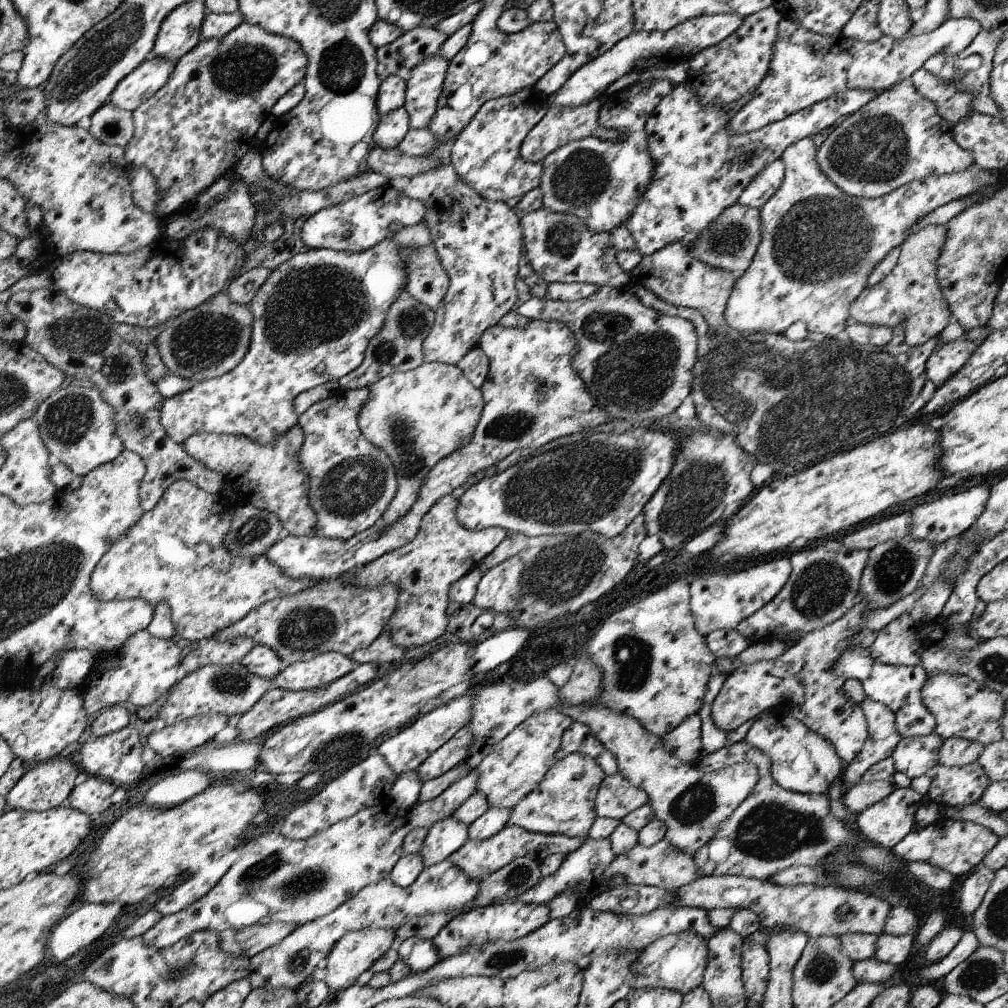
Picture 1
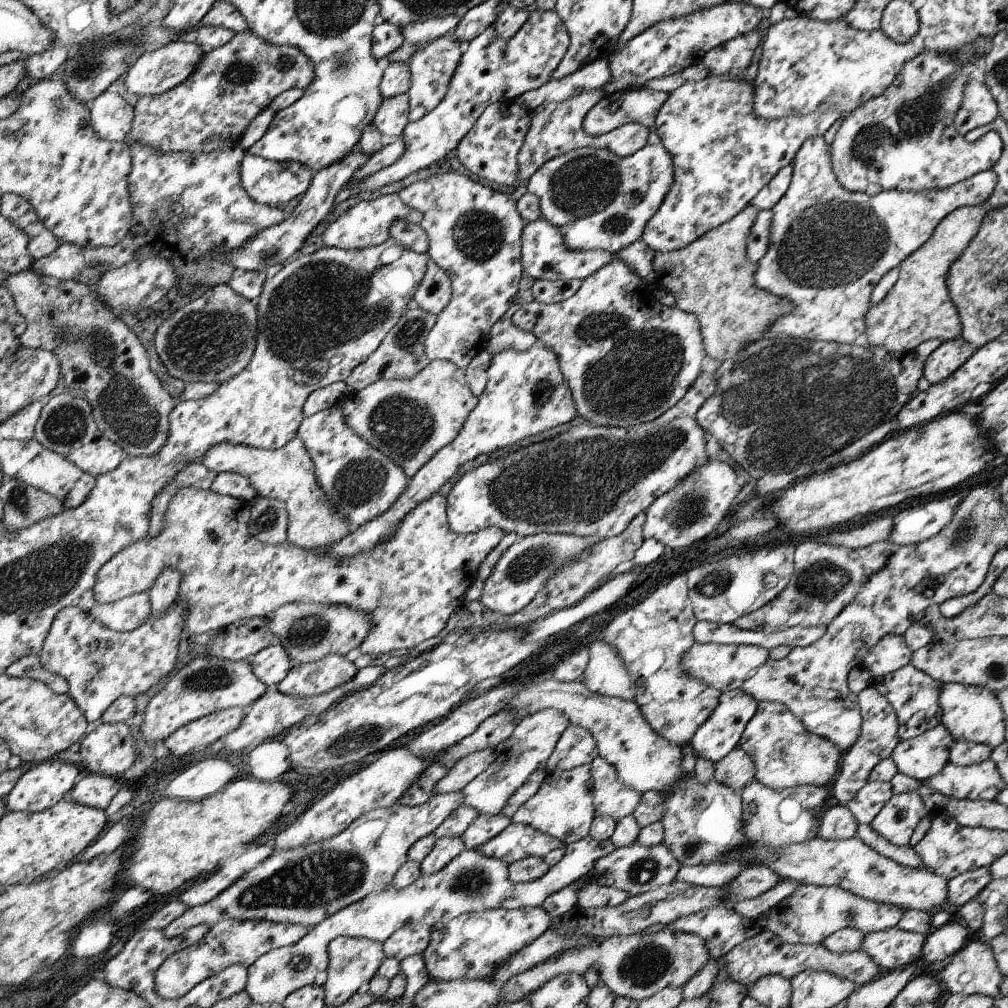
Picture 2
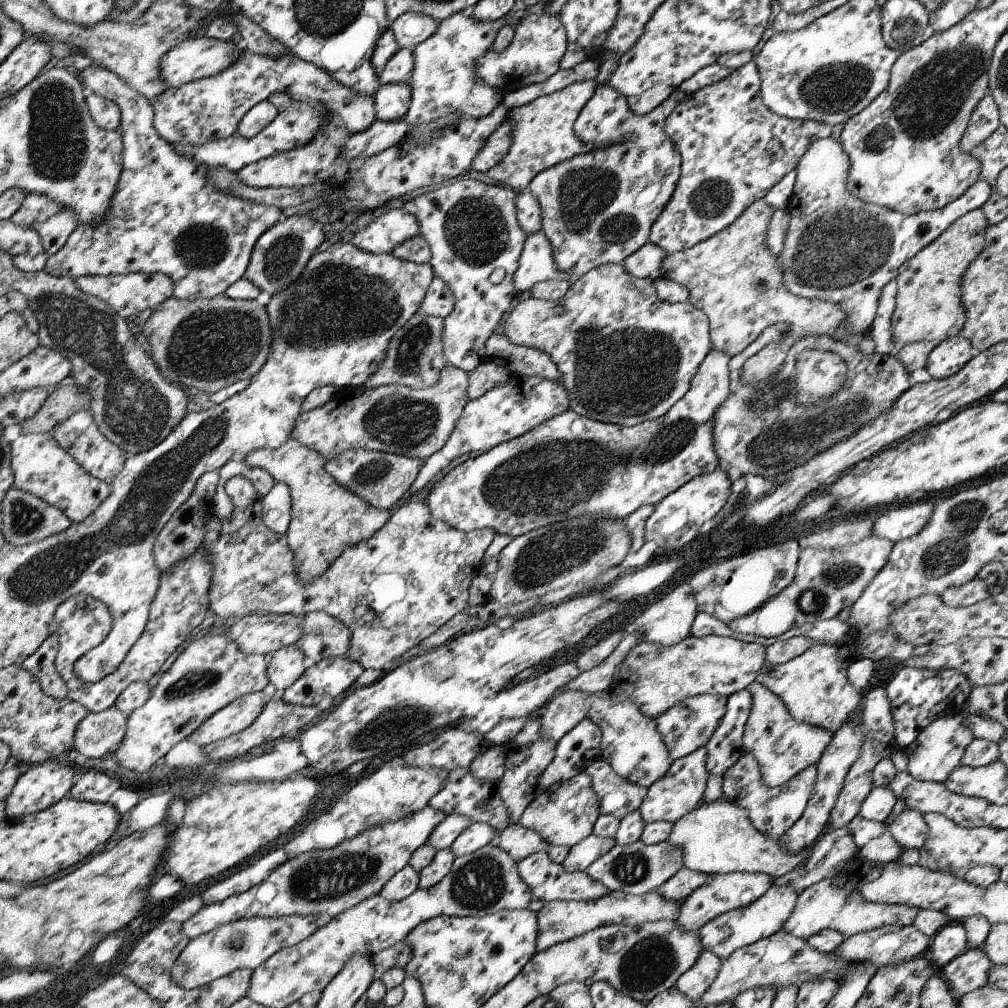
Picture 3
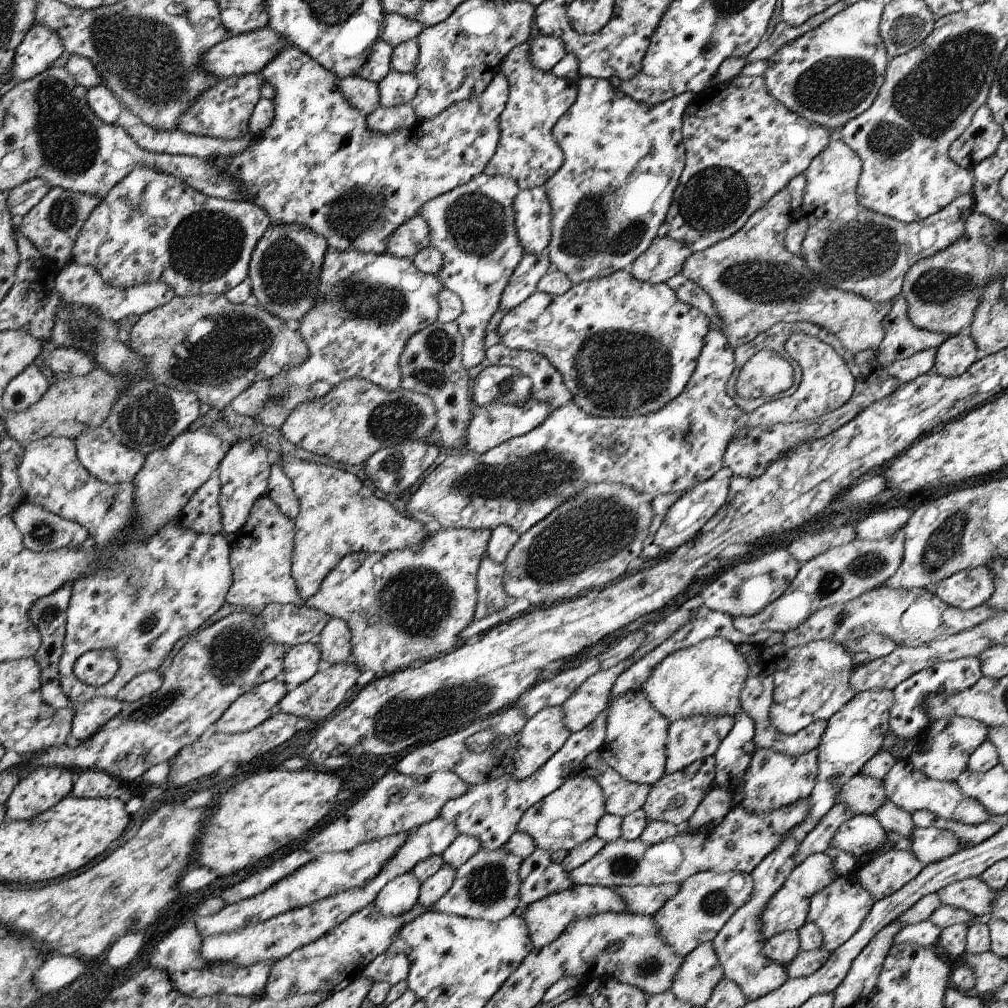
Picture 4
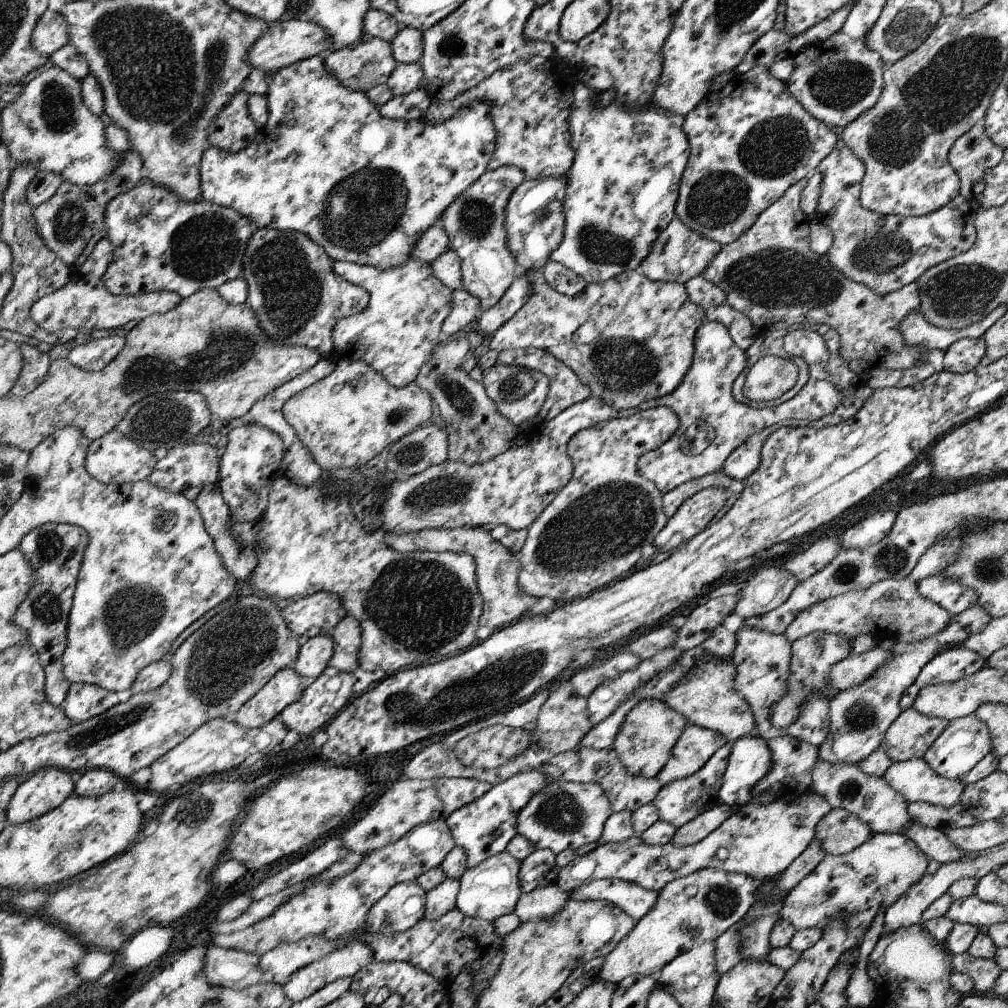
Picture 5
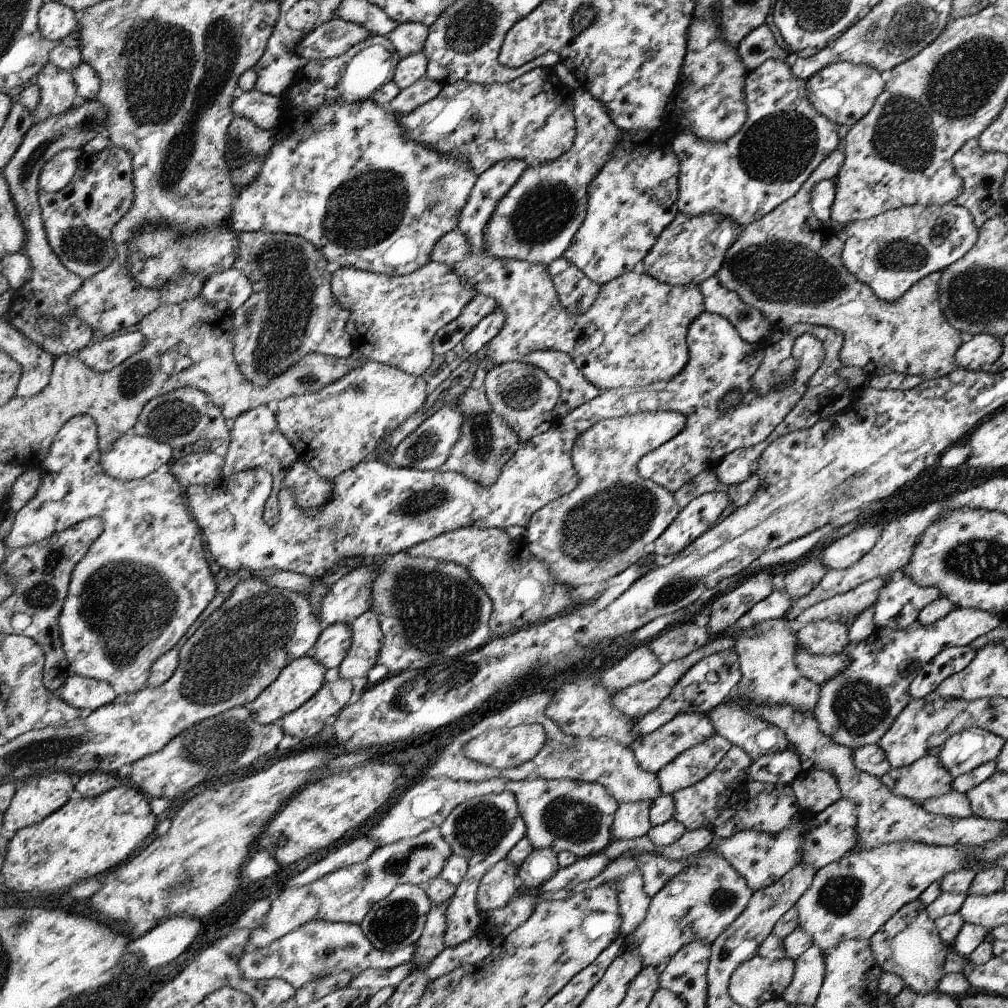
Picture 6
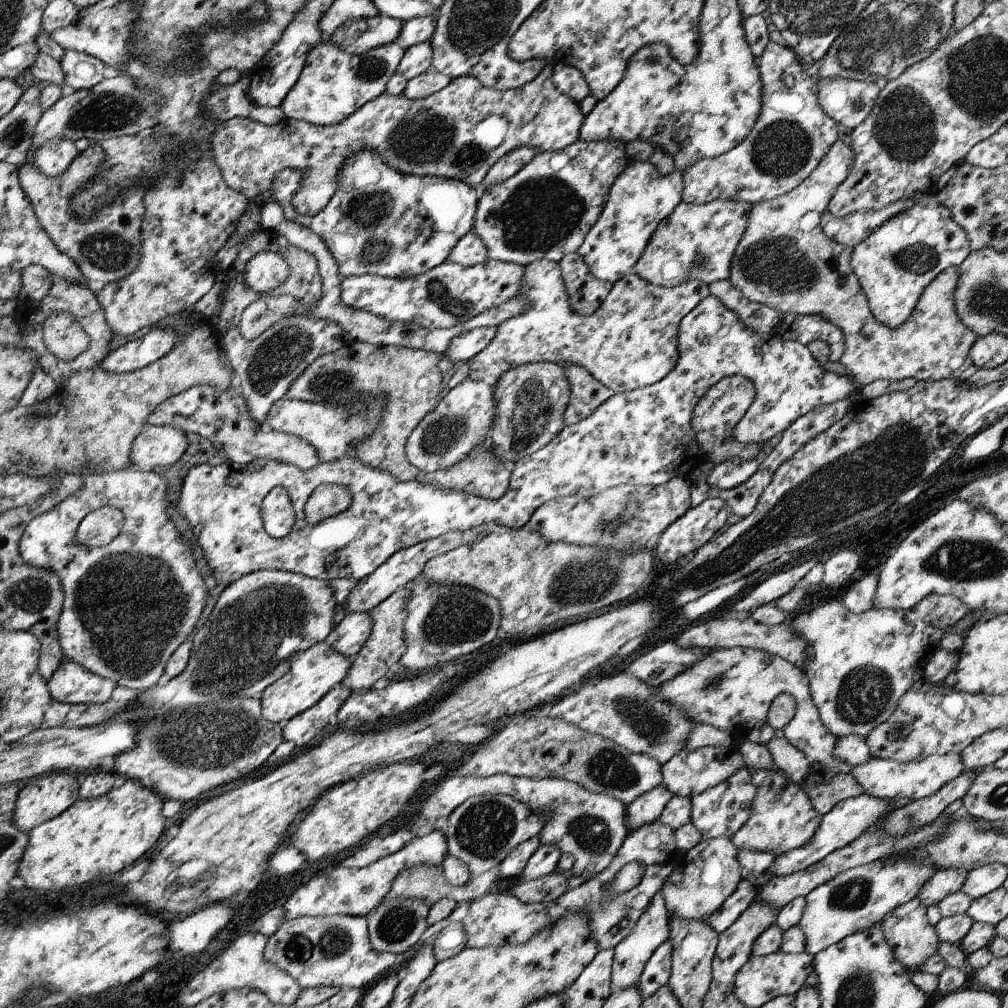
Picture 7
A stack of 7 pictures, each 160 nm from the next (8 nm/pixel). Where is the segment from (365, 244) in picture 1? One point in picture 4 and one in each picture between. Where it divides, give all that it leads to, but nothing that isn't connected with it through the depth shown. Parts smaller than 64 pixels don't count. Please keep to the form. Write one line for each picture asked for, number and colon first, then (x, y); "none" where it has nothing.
2: (367, 224)
3: (397, 226)
4: (416, 235)

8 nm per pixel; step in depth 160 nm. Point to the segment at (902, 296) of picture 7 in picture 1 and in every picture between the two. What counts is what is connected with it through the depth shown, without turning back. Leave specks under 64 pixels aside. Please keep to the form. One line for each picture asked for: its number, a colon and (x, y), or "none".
1: (820, 244)
2: (833, 246)
3: (841, 249)
4: (850, 247)
5: (885, 252)
6: (891, 253)

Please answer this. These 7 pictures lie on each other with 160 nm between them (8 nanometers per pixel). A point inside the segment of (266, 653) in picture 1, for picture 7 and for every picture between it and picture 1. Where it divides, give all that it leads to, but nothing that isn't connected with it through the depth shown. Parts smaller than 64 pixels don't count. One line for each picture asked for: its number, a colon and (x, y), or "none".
2: (271, 665)
3: (287, 665)
4: (303, 661)
5: (315, 656)
6: (331, 649)
7: (355, 629)

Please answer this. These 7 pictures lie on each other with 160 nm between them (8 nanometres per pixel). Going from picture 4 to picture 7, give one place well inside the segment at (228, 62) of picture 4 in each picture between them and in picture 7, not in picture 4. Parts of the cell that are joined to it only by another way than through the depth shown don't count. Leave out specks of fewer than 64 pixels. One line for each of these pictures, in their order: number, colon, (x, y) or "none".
5: (288, 41)
6: (335, 37)
7: (359, 36)

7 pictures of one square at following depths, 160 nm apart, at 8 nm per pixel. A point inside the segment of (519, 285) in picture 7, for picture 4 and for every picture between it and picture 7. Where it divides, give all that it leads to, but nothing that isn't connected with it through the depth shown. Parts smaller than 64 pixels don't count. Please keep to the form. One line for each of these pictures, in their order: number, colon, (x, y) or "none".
4: (368, 307)
5: (398, 332)
6: (393, 319)

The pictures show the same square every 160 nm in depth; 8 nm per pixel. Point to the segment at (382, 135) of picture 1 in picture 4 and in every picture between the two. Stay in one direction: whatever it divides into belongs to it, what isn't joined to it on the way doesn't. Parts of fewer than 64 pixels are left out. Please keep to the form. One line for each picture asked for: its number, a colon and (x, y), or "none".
2: (393, 116)
3: (392, 101)
4: (397, 88)

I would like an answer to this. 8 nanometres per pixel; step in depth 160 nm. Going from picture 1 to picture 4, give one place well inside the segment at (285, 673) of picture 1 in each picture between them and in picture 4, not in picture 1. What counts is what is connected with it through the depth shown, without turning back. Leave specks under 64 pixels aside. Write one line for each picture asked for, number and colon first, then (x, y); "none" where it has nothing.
2: (313, 679)
3: (328, 679)
4: (318, 697)

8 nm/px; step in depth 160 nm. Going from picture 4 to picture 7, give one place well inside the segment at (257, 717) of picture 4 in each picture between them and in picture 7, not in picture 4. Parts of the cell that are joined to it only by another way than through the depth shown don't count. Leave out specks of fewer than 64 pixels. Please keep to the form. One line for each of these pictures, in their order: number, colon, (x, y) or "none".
5: (286, 687)
6: (303, 678)
7: (314, 672)

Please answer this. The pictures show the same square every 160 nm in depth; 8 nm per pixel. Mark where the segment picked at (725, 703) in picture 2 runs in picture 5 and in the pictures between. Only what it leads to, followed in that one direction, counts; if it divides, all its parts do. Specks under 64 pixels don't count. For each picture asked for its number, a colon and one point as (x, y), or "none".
3: (725, 747)
4: (732, 758)
5: (750, 760)

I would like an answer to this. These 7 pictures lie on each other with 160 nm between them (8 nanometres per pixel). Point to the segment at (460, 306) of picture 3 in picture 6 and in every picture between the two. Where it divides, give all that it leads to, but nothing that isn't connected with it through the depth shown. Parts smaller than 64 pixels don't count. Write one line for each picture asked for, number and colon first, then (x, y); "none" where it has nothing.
4: (473, 225)
5: (475, 222)
6: (492, 185)

